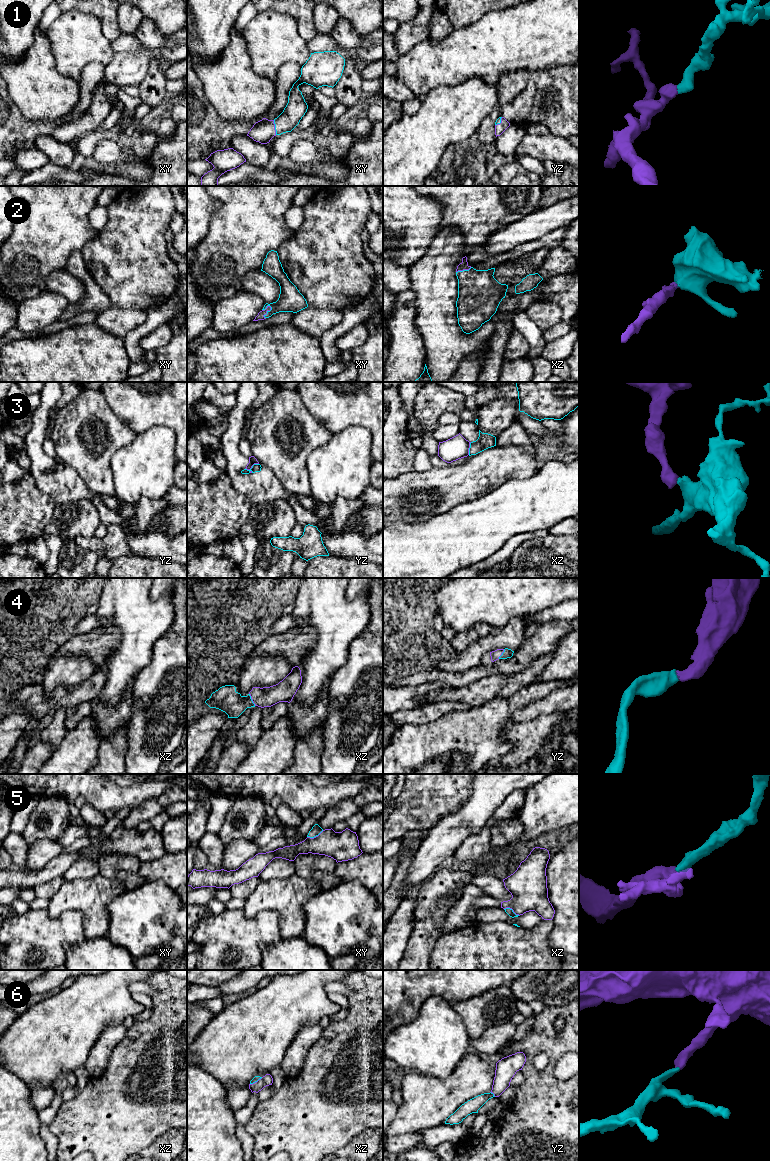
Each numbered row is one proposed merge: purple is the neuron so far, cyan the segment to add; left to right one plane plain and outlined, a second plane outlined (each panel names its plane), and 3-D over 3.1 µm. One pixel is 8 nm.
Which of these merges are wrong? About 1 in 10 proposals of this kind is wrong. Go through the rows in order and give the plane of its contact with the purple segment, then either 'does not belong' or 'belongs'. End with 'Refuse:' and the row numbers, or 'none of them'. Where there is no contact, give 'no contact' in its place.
1: xy | belongs
2: xy | belongs
3: yz | does not belong
4: xz | belongs
5: xy | belongs
6: yz | belongs
Refuse: 3

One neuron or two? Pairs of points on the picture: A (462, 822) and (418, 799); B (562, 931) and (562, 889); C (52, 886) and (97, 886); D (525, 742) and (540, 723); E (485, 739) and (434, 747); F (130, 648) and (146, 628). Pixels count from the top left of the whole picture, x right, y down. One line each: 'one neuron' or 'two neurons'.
A: two neurons
B: one neuron
C: two neurons
D: one neuron
E: one neuron
F: one neuron

